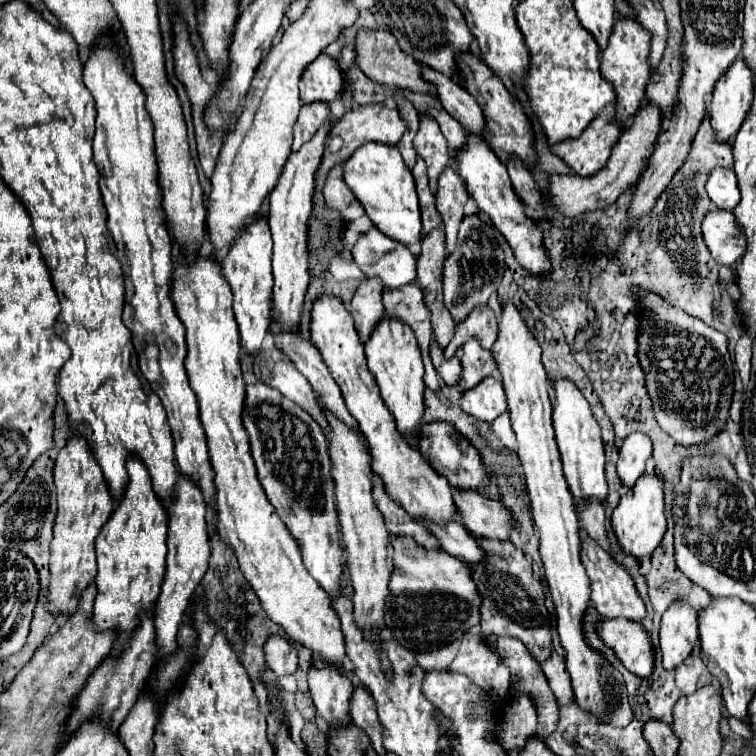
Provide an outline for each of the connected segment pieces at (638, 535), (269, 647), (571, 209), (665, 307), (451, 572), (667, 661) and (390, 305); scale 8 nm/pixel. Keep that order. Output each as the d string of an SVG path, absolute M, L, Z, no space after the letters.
M642 474L636 480L636 486L632 486L630 492L626 492L620 498L620 504L614 508L612 514L612 528L618 536L618 542L624 552L634 554L636 558L642 558L646 554L652 554L656 546L660 544L664 532L666 532L666 508L664 508L664 478L658 474Z
M282 636L268 638L268 642L264 644L264 658L266 658L266 666L276 674L276 678L294 674L298 668L296 650Z
M652 104L644 106L638 116L636 122L620 136L618 144L612 148L610 160L606 164L606 168L602 168L598 174L588 176L588 178L580 178L580 176L558 176L554 174L550 180L550 198L552 202L570 218L588 212L588 210L596 210L596 208L606 208L610 204L616 202L616 198L628 188L632 186L638 176L646 170L646 162L654 150L656 138L662 132L662 116L660 110Z
M634 286L632 298L640 306L640 326L638 326L638 360L644 370L648 396L652 400L652 410L656 422L682 446L702 444L716 438L730 414L734 396L734 364L728 354L728 340L722 332L712 330L702 320L686 314L684 310L668 304L662 296L652 294L644 288Z
M424 522L424 526L440 540L442 550L426 550L412 538L394 538L394 572L390 578L390 596L386 598L386 626L392 638L412 652L444 648L478 626L480 620L480 594L468 570L468 564L484 558L476 536L468 534L460 522Z
M676 598L662 616L660 626L660 648L664 668L676 668L692 652L698 640L698 614L686 606L682 598Z
M418 282L406 284L404 288L384 288L382 290L382 302L386 308L386 316L388 318L396 318L402 320L404 324L408 324L418 340L418 346L422 350L422 358L424 358L424 382L428 388L436 390L440 386L440 378L436 374L436 368L432 364L430 352L428 352L428 344L432 338L432 324L430 324L430 314L428 308L424 306L424 294L418 288Z

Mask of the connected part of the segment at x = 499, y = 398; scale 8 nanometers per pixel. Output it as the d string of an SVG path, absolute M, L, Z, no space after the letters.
M492 376L484 378L472 390L466 390L460 396L460 406L468 416L492 422L496 416L500 416L506 410L506 396L502 382L494 380Z

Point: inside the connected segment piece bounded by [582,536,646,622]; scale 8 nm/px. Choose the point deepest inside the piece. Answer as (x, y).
(613, 592)

